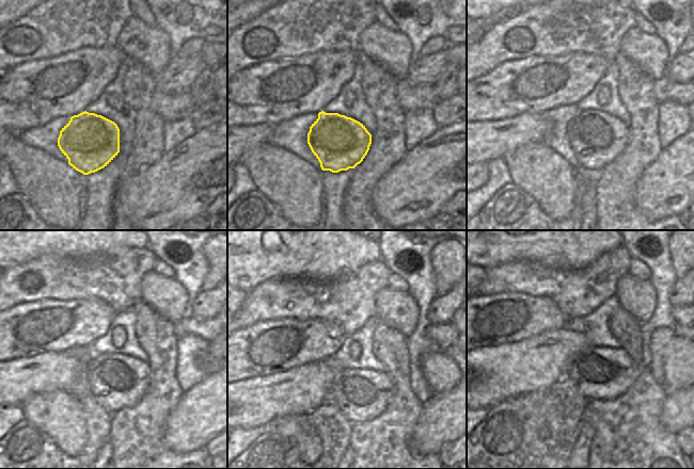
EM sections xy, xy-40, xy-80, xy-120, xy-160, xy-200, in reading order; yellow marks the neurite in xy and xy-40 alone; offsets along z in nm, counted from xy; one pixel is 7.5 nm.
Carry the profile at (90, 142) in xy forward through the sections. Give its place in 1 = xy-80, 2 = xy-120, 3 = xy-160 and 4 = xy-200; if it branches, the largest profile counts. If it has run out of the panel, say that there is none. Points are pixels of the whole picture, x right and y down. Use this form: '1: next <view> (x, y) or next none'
1: next xy-80 (579, 142)
2: next xy-120 (97, 359)
3: next xy-160 (352, 359)
4: next xy-200 (600, 361)

